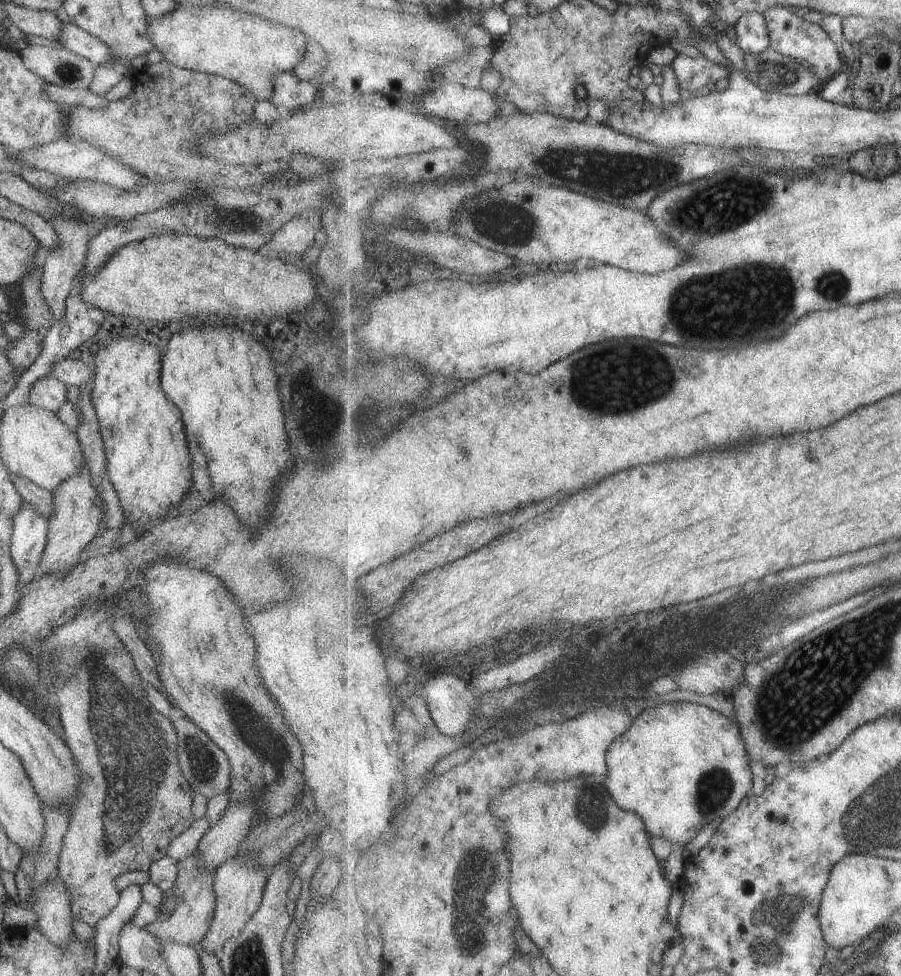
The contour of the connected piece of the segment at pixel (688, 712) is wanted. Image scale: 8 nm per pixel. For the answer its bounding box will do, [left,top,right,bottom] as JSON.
[605,701,753,844]

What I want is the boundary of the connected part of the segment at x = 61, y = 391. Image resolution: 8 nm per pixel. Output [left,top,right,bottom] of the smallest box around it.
[28,376,67,412]

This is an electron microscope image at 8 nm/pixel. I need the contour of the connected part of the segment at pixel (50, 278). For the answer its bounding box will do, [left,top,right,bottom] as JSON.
[40,219,97,322]

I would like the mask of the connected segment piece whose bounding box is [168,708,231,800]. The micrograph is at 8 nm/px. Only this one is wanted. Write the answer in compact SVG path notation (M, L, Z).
M171 708L168 718L169 722L173 724L176 734L176 752L181 774L187 780L192 792L201 794L207 800L219 793L226 792L229 786L231 768L229 768L225 754L213 744L205 732L201 732L178 708Z

